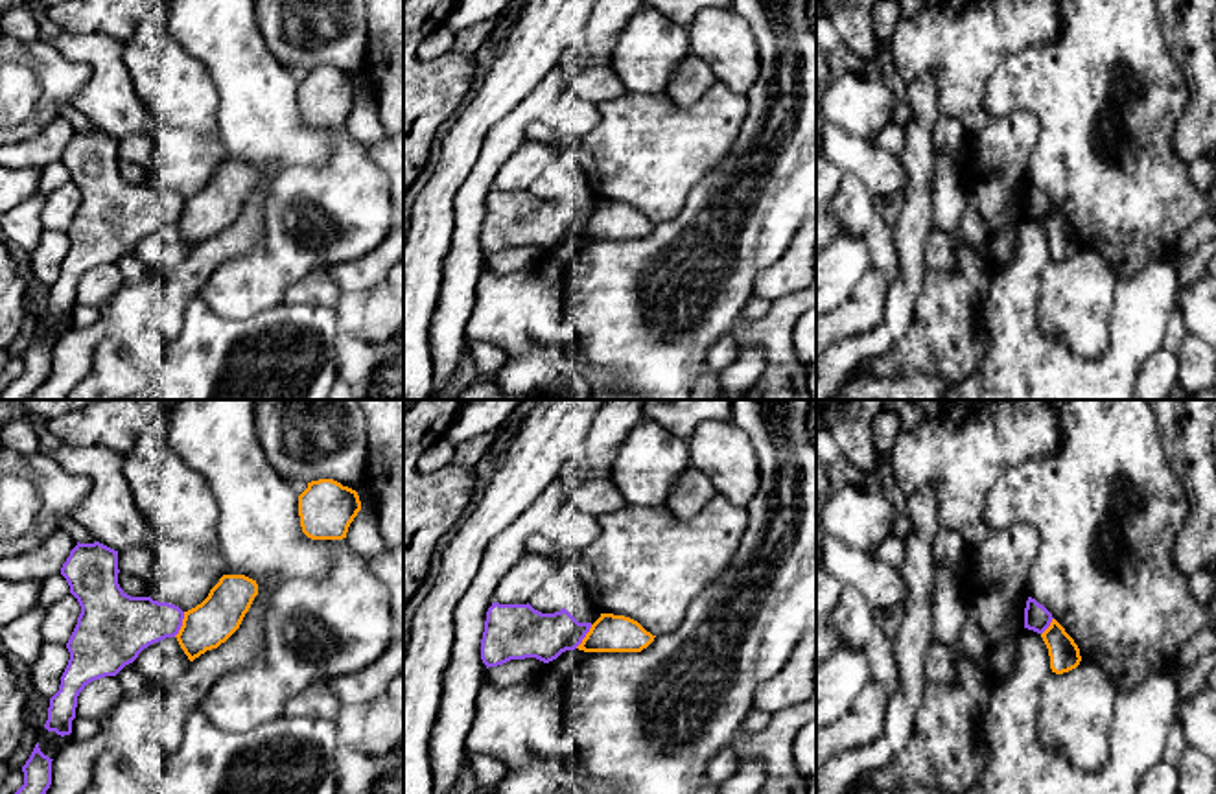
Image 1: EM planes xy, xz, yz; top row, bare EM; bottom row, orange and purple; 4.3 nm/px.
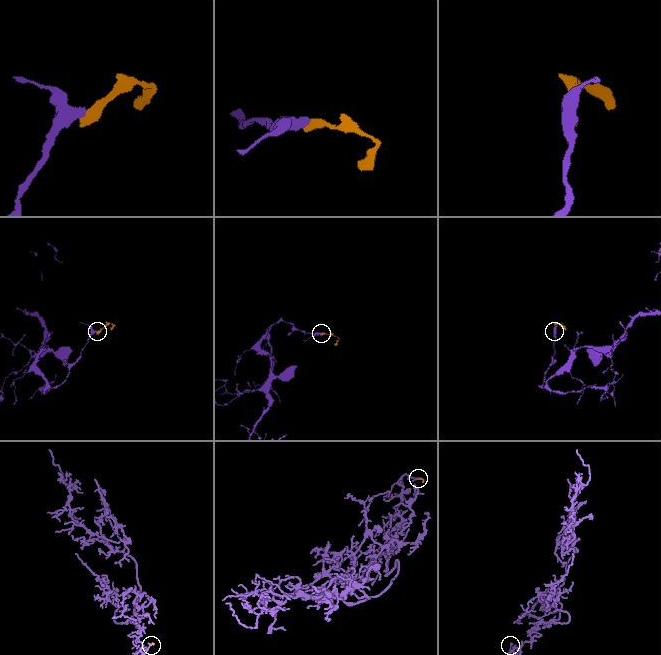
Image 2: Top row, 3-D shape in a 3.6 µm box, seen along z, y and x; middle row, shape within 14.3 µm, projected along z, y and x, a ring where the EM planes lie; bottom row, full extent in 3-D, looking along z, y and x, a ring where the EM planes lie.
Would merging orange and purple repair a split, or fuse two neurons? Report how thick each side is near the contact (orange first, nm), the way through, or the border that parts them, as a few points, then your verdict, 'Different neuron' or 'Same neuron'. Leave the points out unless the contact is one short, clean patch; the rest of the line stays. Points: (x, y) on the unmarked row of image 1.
Thickness 200 nm (orange) against 260 nm. Different neuron

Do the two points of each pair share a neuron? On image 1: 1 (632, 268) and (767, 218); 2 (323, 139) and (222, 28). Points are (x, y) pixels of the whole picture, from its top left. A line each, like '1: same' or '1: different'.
1: same
2: same

